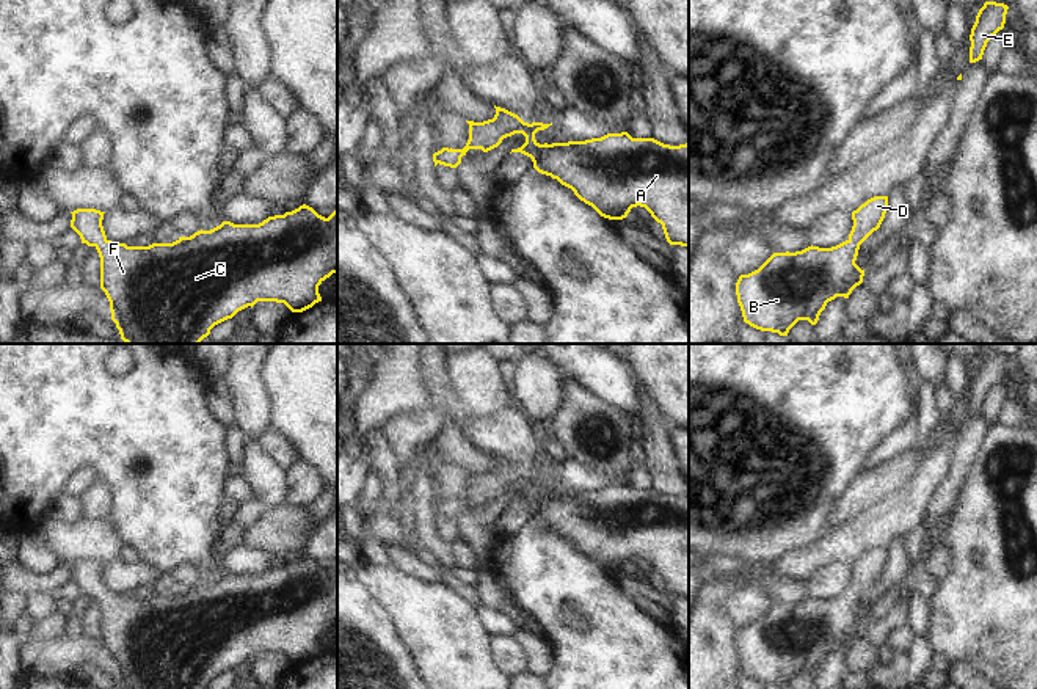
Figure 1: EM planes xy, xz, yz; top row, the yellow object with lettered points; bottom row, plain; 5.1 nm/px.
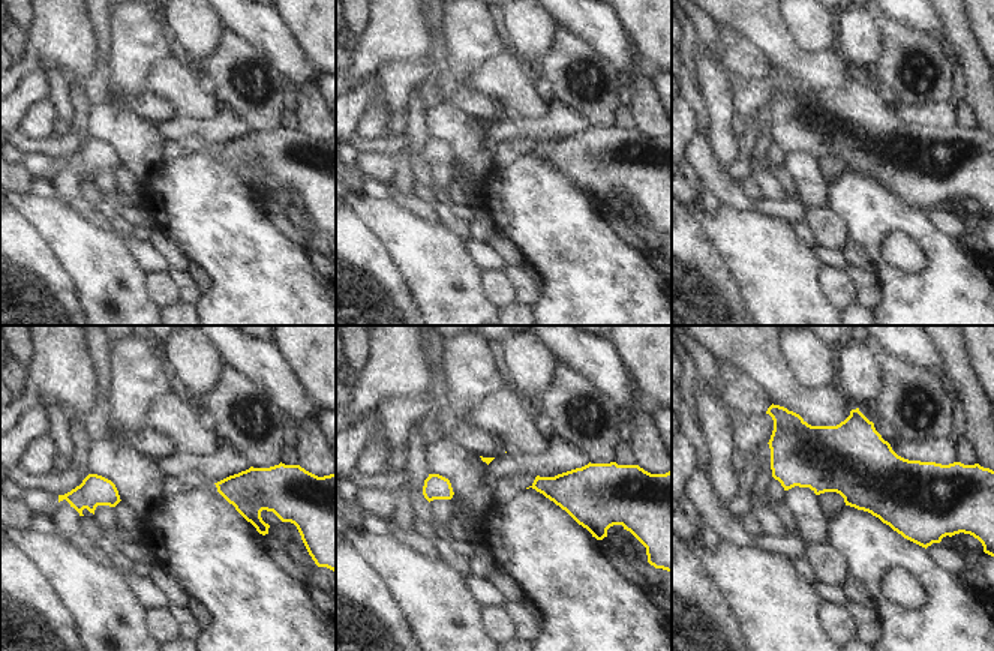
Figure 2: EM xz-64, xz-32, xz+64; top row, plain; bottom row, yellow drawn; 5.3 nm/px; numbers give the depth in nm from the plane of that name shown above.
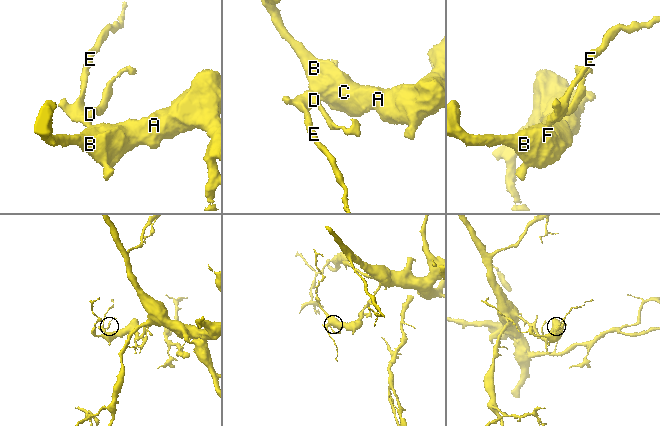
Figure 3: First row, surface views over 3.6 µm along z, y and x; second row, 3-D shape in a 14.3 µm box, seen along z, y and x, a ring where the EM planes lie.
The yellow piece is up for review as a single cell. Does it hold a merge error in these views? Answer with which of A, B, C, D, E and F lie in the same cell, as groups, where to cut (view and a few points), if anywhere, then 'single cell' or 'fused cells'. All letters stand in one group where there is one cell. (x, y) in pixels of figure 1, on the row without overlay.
groups A B C D E F; cut none; single cell

